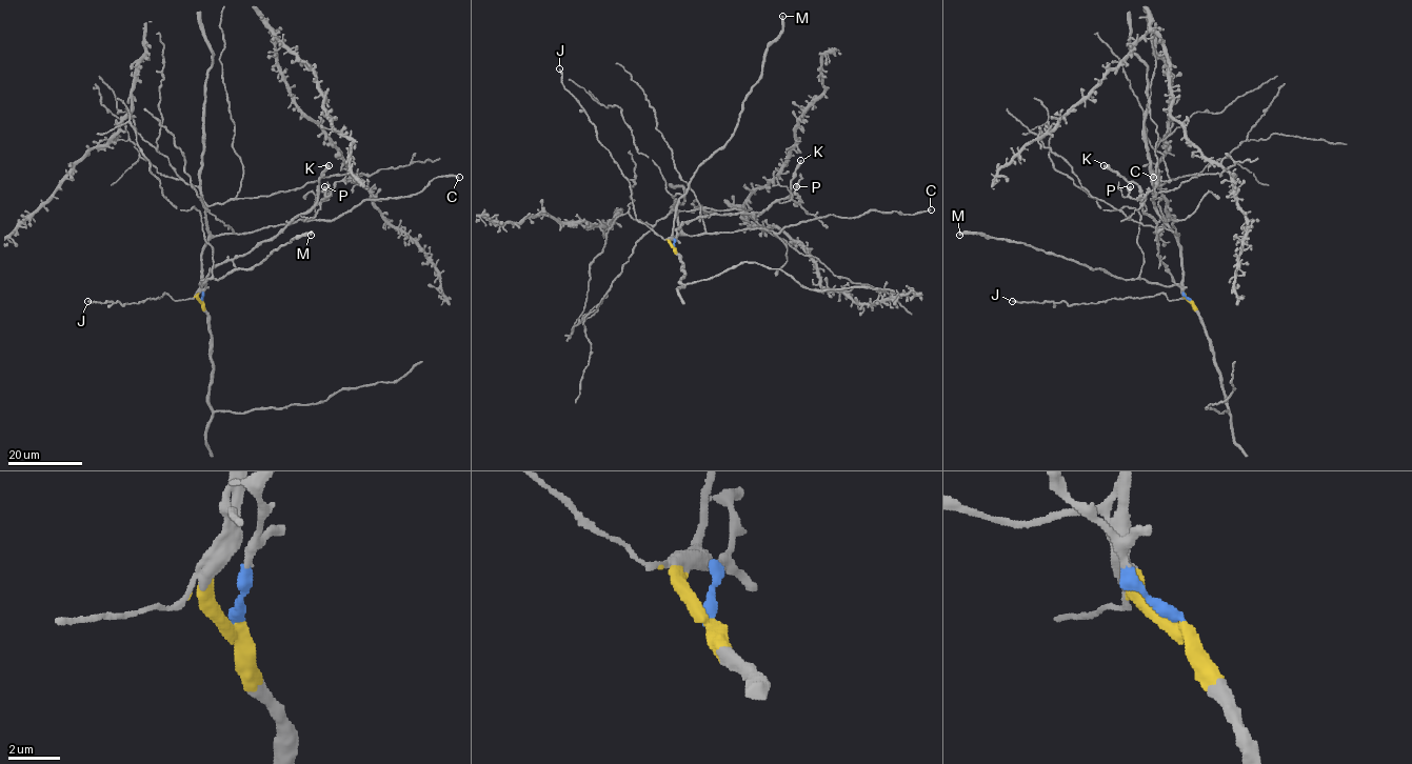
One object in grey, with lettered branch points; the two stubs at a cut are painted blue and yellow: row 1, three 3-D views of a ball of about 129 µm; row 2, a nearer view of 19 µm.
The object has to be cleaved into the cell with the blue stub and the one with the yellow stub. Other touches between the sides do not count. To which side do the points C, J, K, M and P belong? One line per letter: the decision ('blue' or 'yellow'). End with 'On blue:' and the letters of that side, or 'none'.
C: yellow
J: yellow
K: blue
M: yellow
P: blue
On blue: K, P

